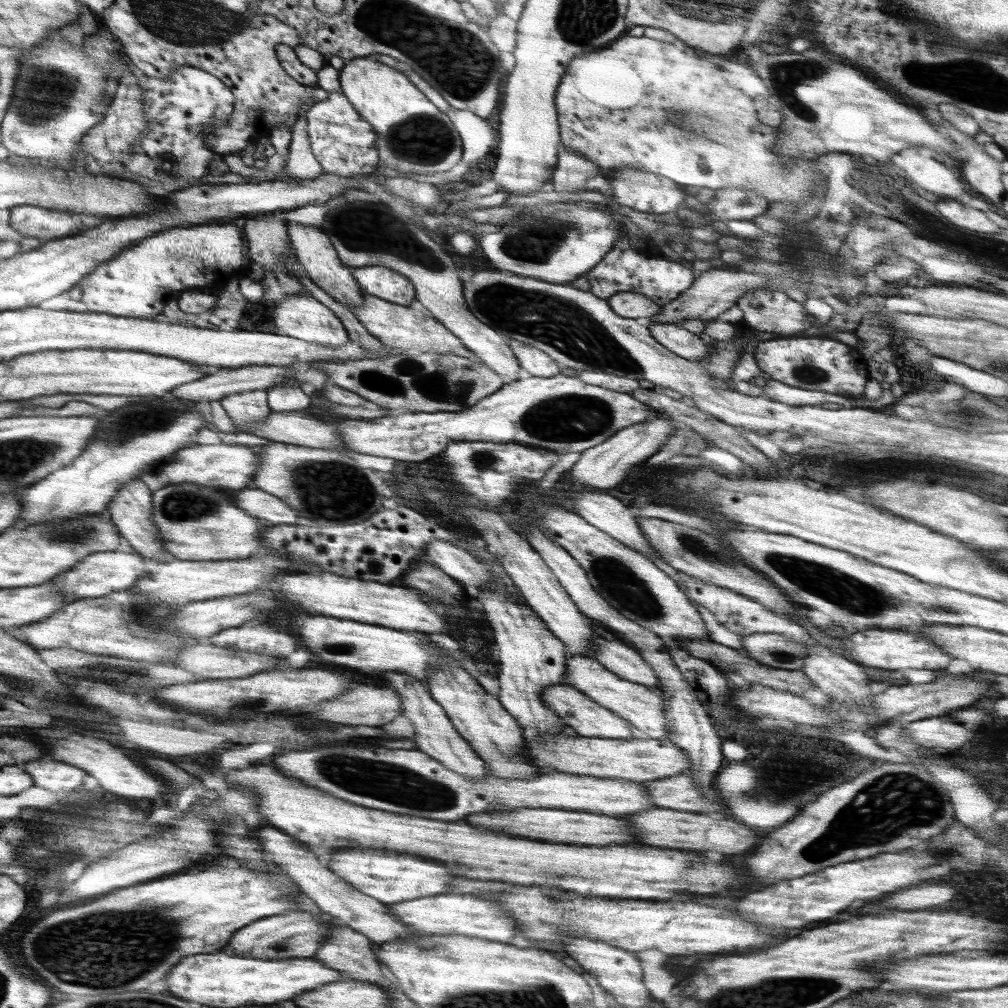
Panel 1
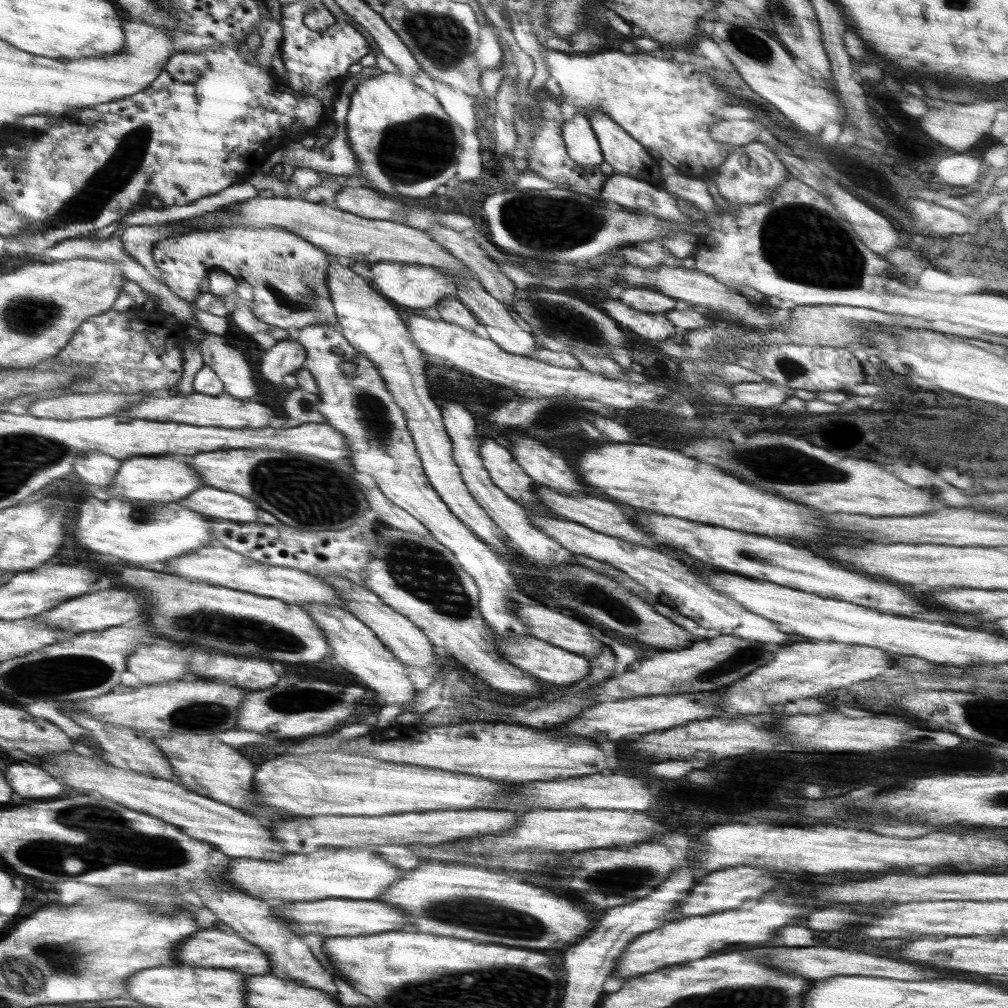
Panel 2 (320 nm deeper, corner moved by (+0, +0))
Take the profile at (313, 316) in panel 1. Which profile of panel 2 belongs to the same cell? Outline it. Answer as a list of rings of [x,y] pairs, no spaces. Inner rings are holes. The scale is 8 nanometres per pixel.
[[[311,324],[300,328],[296,340],[307,350],[304,368],[311,372],[319,388],[317,408],[326,416],[325,423],[345,436],[354,470],[370,474],[386,498],[417,518],[431,536],[454,552],[458,564],[474,577],[480,588],[480,614],[494,634],[502,638],[528,635],[526,625],[514,615],[514,602],[506,594],[506,590],[516,590],[514,576],[518,574],[508,560],[500,558],[487,542],[476,538],[434,490],[407,429],[403,410],[394,402],[374,364],[350,346],[338,324]],[[343,362],[356,364],[353,374],[341,370]]]

